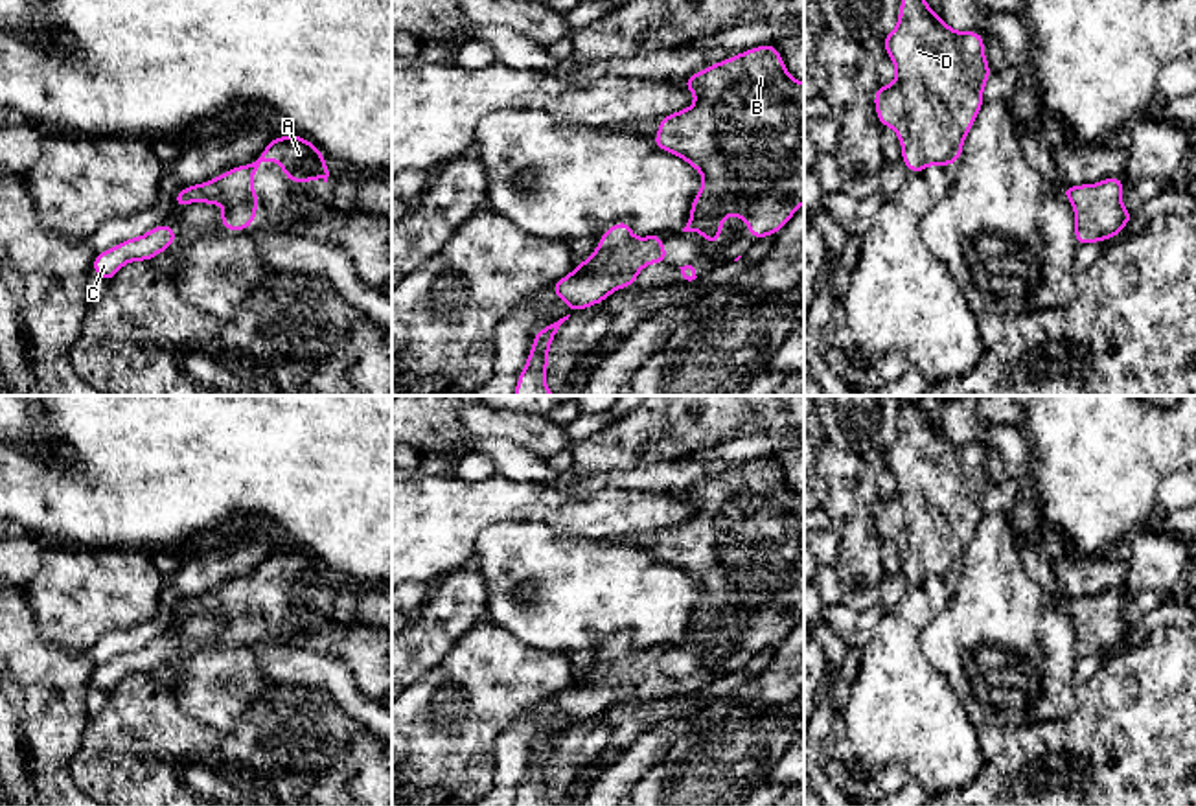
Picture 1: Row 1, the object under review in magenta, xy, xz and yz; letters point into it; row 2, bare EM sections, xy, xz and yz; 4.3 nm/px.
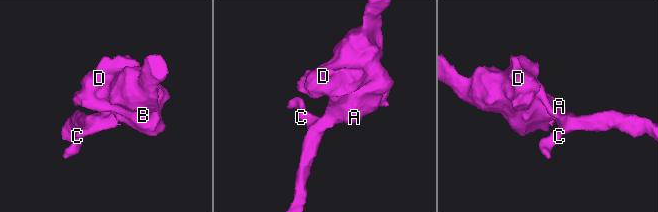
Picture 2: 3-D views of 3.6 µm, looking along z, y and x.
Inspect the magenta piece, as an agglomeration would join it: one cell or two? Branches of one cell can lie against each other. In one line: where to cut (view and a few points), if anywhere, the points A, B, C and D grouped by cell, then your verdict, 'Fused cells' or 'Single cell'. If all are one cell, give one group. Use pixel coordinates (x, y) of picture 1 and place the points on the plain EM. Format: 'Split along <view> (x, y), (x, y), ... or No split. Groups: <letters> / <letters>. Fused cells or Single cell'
No split. Groups: A B C D. Single cell

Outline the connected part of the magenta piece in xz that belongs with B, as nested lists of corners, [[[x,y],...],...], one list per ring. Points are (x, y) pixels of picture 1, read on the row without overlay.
[[[773,455],[723,471],[681,493],[696,515],[659,532],[651,556],[703,587],[683,644],[721,655],[727,628],[747,635],[754,655],[778,646],[804,616],[804,495],[791,489]]]

